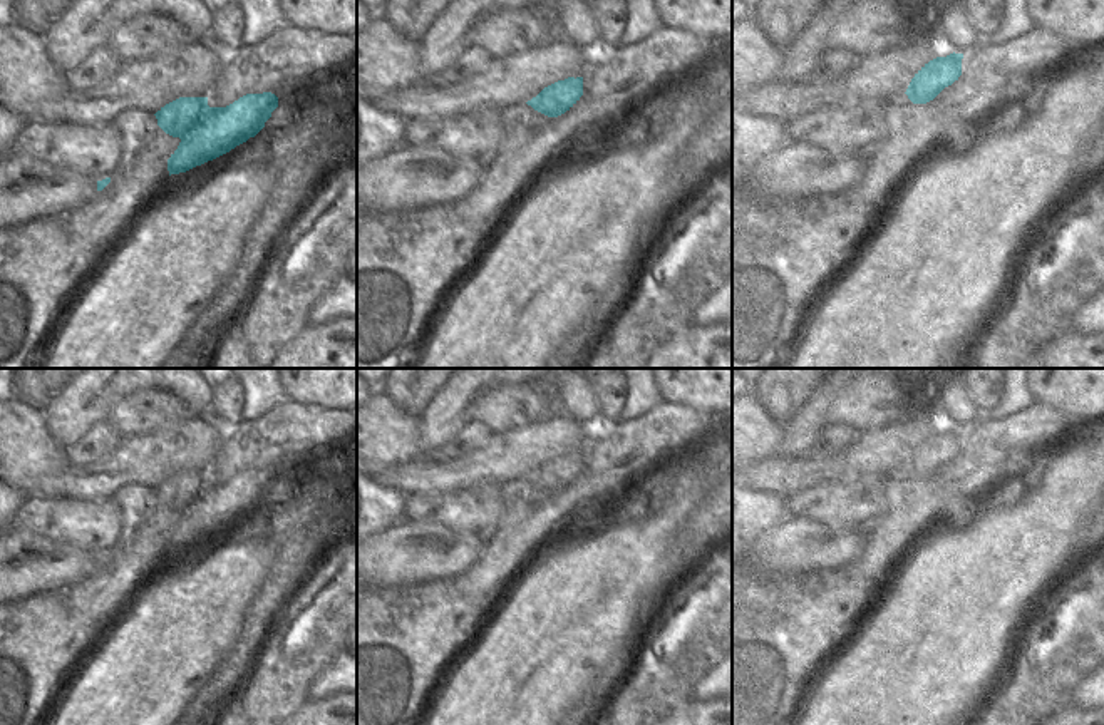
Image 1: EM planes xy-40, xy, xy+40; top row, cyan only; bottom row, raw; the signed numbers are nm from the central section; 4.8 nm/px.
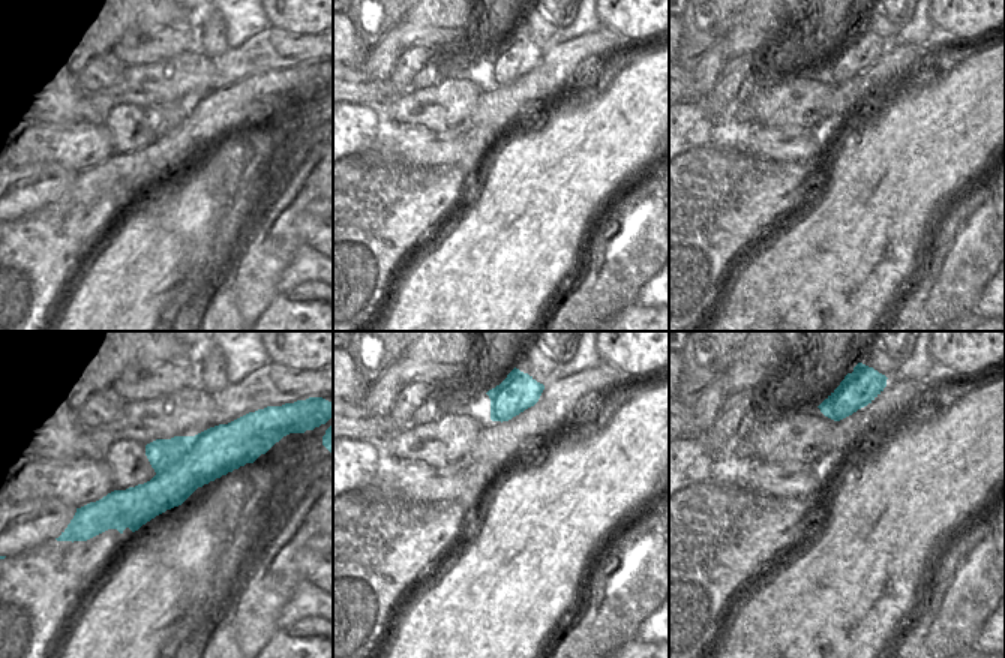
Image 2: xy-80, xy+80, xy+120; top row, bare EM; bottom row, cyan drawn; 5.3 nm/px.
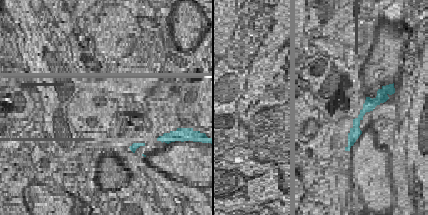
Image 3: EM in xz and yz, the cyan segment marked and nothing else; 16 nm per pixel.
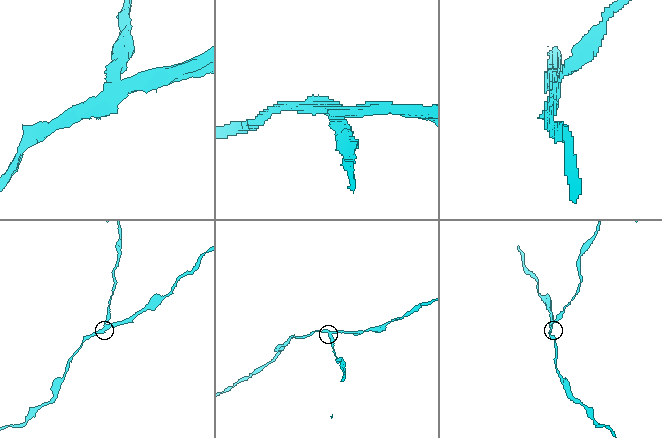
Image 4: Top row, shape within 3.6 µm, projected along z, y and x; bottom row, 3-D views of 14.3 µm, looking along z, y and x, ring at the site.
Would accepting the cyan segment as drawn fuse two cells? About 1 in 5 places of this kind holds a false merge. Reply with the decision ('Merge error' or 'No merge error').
Merge error

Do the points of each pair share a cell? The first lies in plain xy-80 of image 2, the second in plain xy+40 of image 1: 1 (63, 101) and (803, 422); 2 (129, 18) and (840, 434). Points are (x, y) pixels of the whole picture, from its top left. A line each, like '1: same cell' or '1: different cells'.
1: different cells
2: different cells

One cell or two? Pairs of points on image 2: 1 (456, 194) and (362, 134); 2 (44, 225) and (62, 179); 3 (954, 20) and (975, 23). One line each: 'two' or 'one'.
1: two
2: two
3: one

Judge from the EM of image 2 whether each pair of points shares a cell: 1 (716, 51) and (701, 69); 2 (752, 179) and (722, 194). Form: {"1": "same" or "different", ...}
{"1": "same", "2": "same"}

